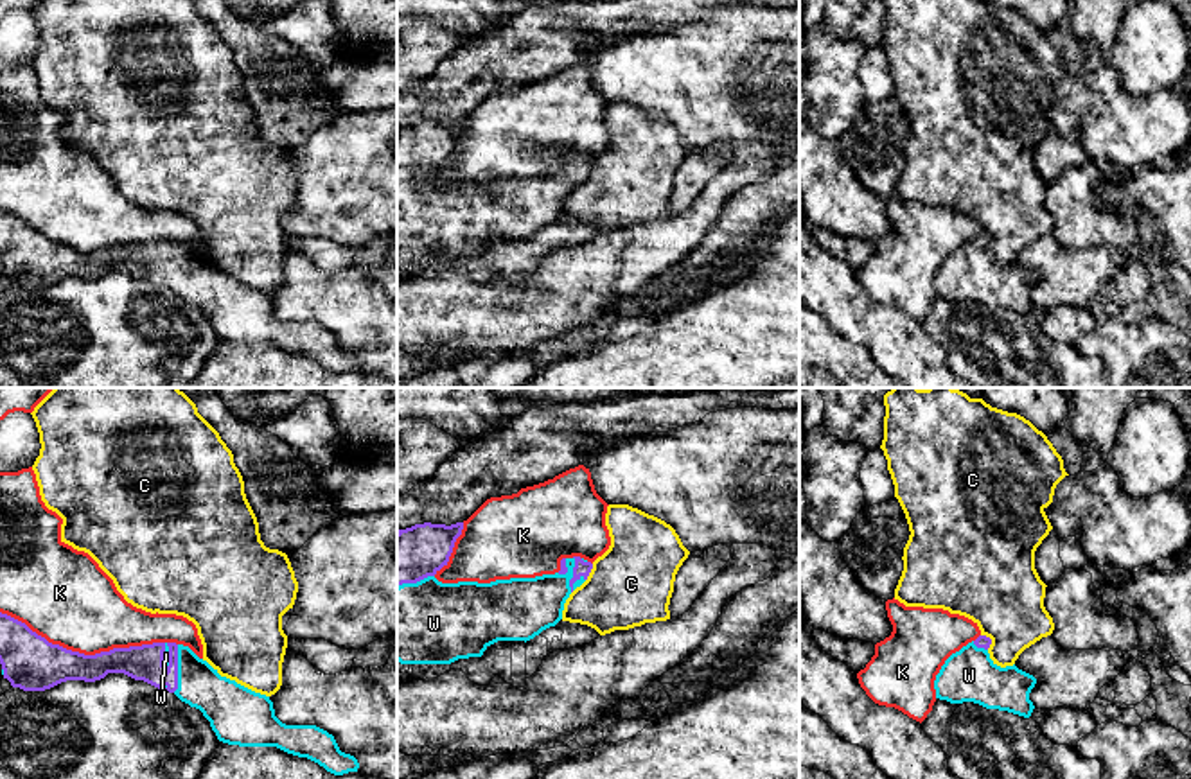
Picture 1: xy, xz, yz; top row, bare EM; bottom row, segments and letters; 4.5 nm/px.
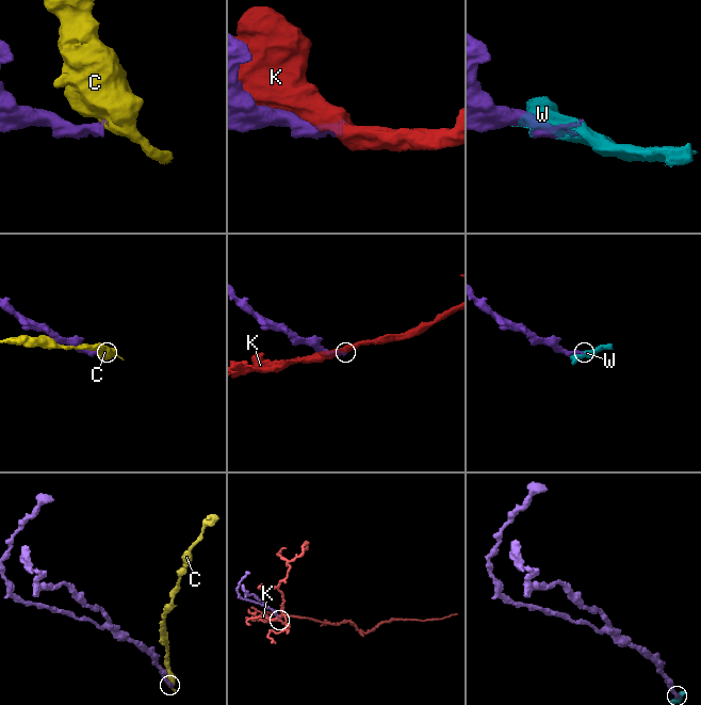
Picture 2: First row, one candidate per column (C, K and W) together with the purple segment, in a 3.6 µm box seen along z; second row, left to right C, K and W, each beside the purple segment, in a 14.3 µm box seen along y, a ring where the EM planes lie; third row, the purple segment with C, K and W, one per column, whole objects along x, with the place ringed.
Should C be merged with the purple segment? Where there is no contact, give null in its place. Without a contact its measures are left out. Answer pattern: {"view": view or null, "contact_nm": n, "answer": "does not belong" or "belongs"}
{"view": "xz", "contact_nm": 90, "answer": "does not belong"}

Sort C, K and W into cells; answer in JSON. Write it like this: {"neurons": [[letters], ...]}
{"neurons": [["C"], ["K"], ["W"]]}

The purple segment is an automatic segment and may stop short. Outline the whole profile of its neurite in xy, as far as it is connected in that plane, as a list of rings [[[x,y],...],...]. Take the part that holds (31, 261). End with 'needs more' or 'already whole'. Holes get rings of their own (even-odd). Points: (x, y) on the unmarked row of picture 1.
[[[0,210],[0,262],[4,276],[7,276],[13,285],[23,289],[45,289],[66,278],[95,280],[108,271],[124,271],[158,287],[167,287],[181,300],[199,307],[223,341],[239,345],[277,345],[287,352],[307,355],[334,373],[357,370],[359,366],[354,354],[340,348],[332,332],[316,323],[282,321],[275,314],[269,294],[221,275],[217,267],[183,242],[153,241],[84,253],[49,241],[25,221]]] | needs more

